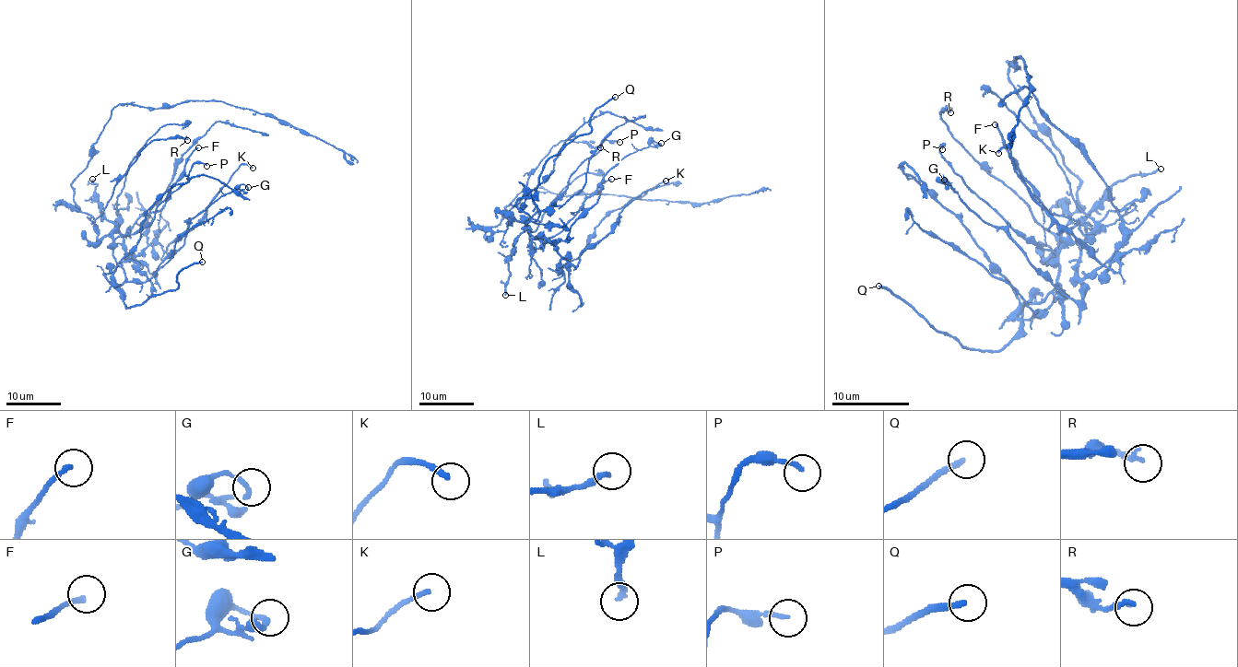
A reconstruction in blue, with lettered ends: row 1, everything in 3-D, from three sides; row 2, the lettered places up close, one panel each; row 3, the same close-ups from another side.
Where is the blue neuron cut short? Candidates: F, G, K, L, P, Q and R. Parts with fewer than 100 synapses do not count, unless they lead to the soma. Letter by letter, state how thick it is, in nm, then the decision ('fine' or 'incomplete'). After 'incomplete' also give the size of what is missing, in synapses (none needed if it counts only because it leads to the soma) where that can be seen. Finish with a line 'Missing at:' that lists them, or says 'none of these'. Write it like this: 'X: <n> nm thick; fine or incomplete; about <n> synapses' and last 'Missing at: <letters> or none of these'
F: 200 nm thick; fine
G: 200 nm thick; fine
K: 200 nm thick; fine
L: 240 nm thick; fine
P: 160 nm thick; fine
Q: 240 nm thick; incomplete
R: 240 nm thick; fine
Missing at: Q

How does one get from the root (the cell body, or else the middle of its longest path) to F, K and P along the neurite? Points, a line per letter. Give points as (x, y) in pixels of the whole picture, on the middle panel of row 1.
F: (486, 238), (503, 231), (512, 220), (519, 220), (532, 238), (546, 242), (562, 229), (601, 183), (611, 179)
K: (486, 238), (519, 220), (531, 238), (543, 237), (575, 266), (578, 255), (611, 229), (627, 204), (666, 181)
P: (486, 238), (503, 231), (512, 220), (526, 222), (543, 211), (604, 140), (619, 142)

